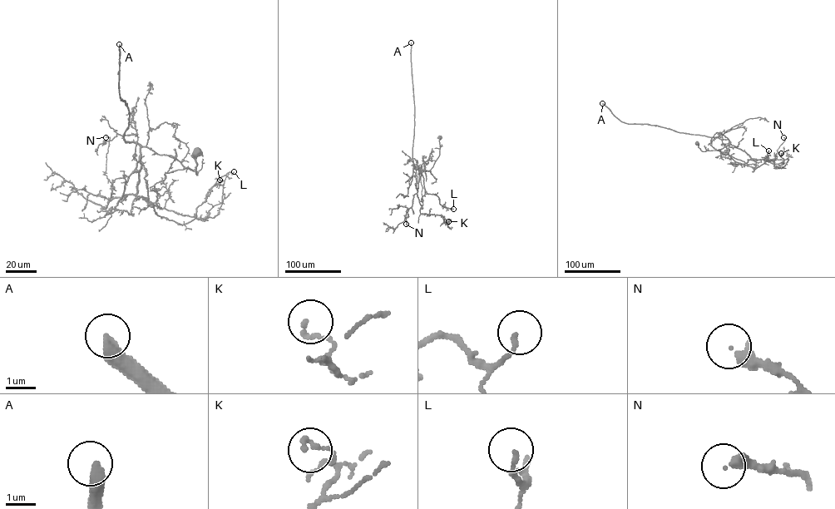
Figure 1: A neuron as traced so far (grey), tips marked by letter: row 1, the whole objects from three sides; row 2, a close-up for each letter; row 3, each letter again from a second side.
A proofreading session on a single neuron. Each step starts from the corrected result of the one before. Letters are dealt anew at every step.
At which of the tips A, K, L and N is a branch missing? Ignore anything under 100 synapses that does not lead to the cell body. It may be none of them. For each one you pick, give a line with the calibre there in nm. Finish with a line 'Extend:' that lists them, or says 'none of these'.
A: Thickness 440 nm
Extend: A

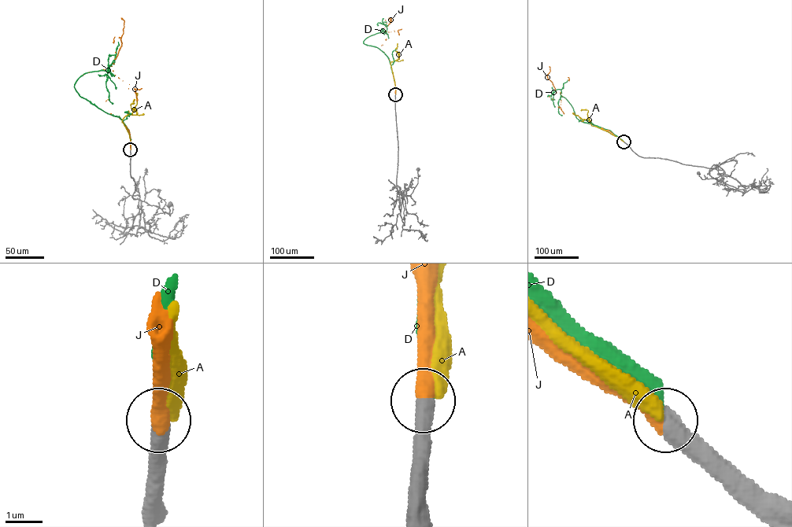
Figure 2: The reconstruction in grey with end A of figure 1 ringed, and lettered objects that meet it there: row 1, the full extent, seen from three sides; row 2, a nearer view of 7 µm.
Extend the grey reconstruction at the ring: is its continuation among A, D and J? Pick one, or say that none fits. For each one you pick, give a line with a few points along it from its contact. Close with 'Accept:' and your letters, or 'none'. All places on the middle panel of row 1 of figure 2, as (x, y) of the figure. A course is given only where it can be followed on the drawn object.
J: it runs (395, 94), (391, 65), (383, 45), (385, 27), (391, 18), (391, 21), (390, 20)
Accept: J

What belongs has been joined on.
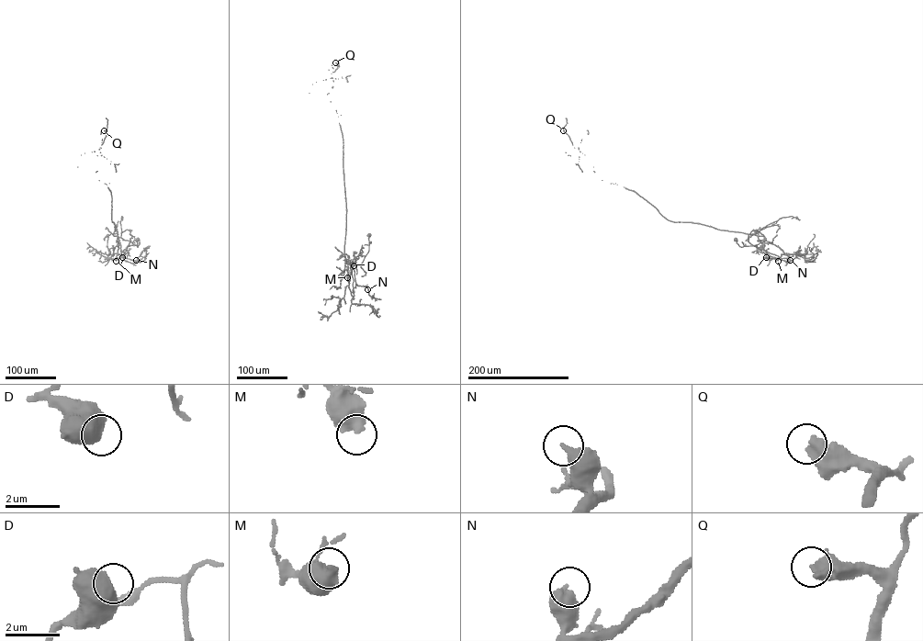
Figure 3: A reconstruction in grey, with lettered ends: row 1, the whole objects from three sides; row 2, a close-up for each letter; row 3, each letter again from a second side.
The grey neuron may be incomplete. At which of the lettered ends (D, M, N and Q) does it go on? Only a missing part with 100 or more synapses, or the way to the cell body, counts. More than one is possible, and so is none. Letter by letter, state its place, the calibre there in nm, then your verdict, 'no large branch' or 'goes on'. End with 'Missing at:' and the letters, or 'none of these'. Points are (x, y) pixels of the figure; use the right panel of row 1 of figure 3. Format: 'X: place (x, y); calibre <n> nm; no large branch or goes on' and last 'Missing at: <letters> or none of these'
D: place (766, 257); calibre 700 nm; no large branch
M: place (778, 261); calibre 550 nm; no large branch
N: place (790, 260); calibre 400 nm; no large branch
Q: place (563, 130); calibre 600 nm; goes on
Missing at: Q

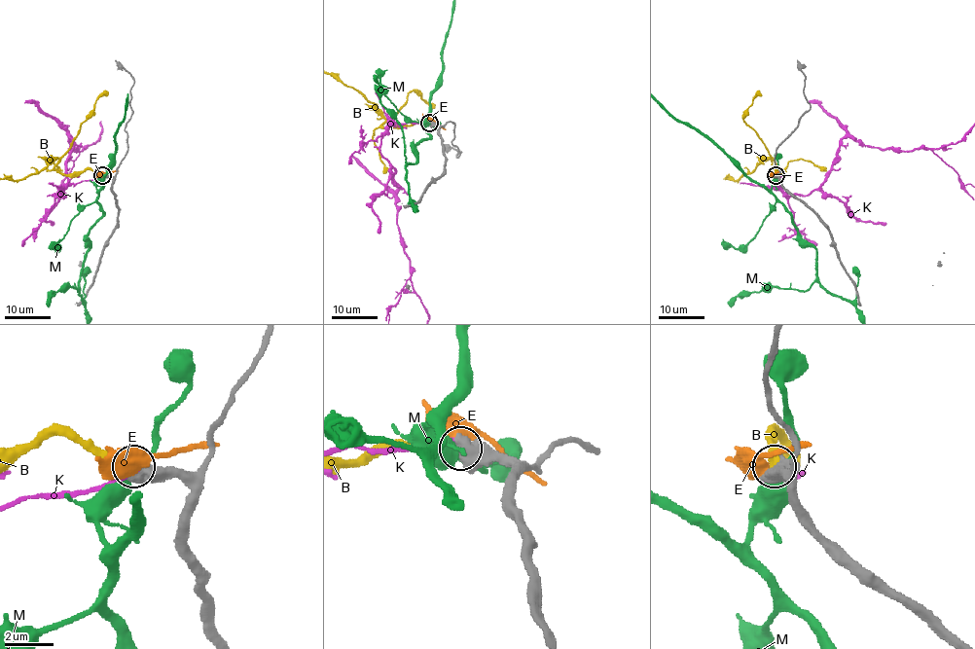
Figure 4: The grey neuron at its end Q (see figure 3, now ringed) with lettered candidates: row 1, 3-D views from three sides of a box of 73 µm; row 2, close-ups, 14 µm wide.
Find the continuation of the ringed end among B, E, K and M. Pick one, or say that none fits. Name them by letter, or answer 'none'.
B

